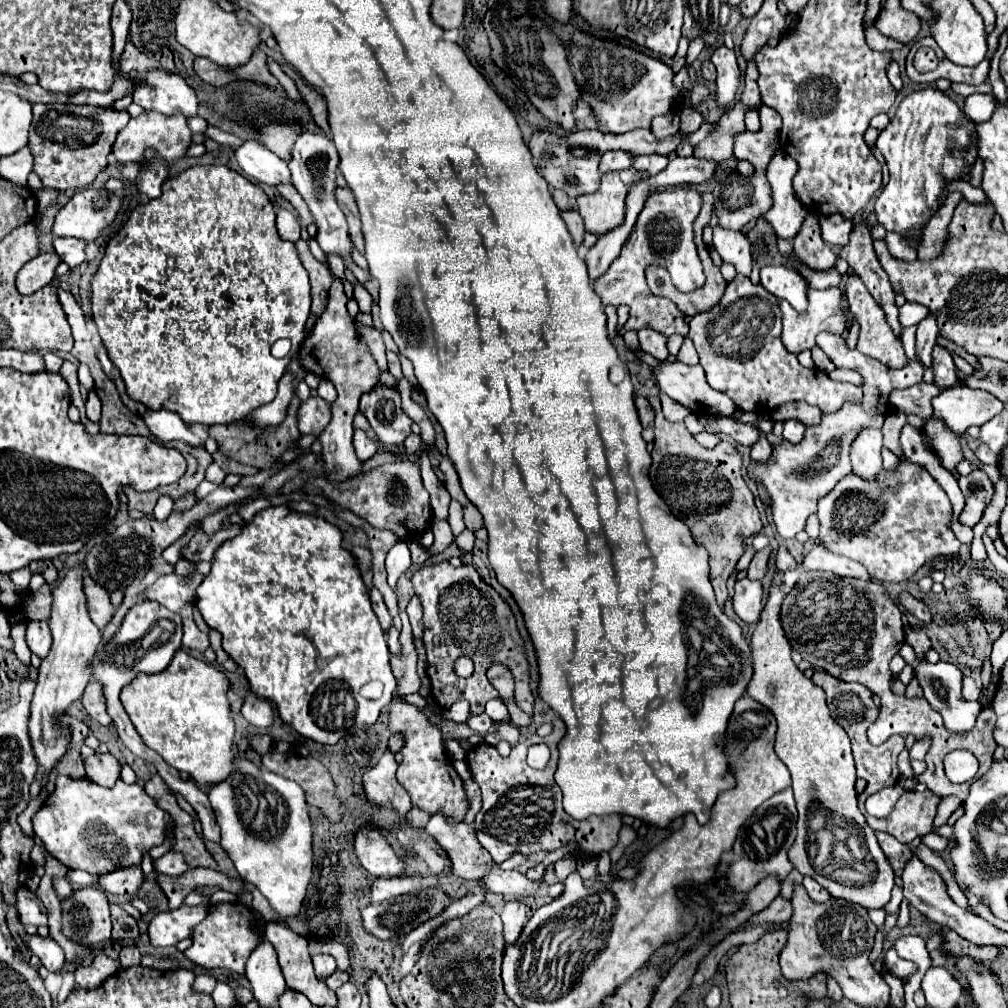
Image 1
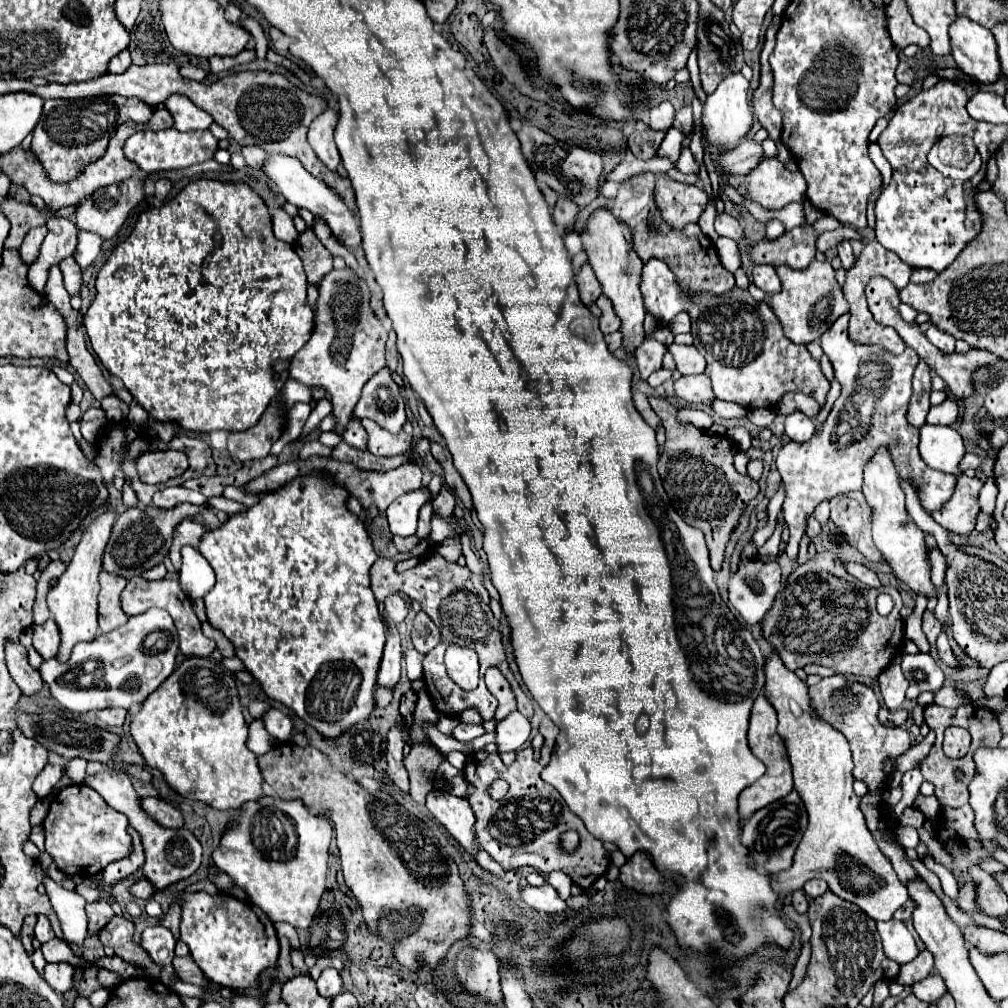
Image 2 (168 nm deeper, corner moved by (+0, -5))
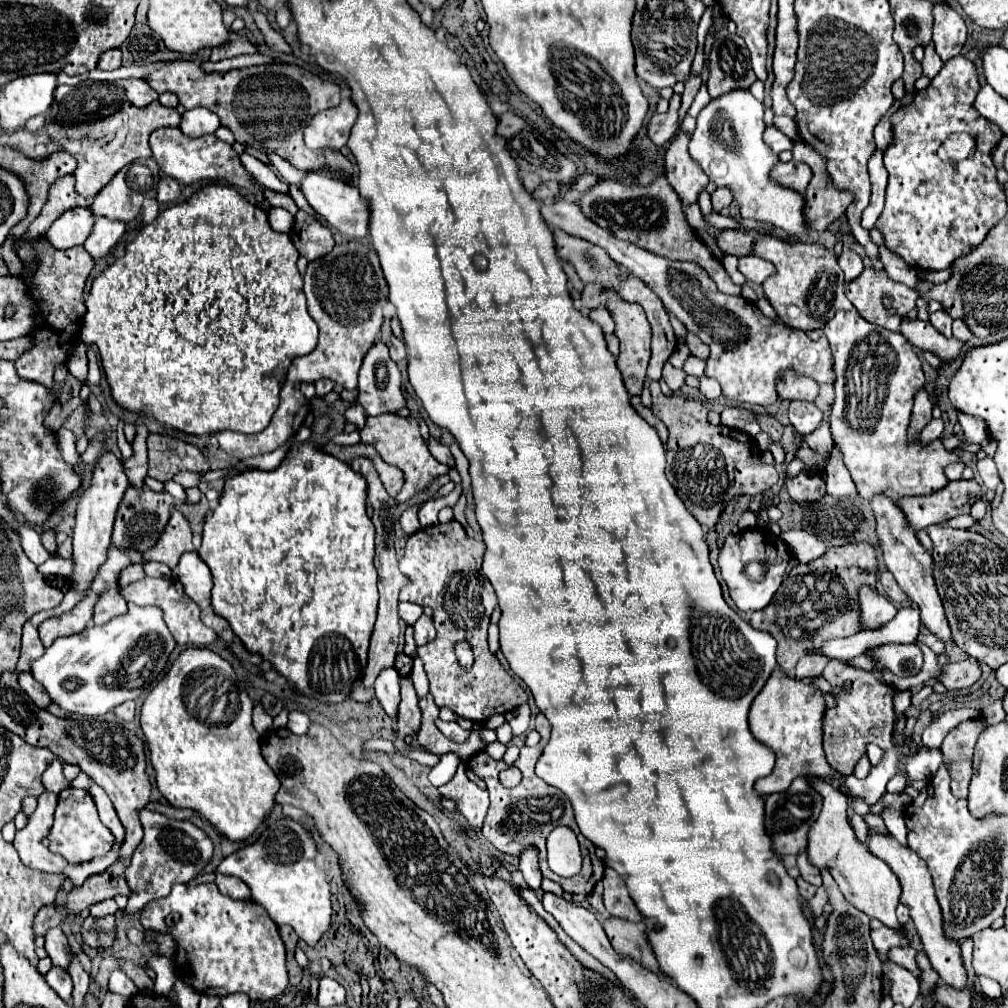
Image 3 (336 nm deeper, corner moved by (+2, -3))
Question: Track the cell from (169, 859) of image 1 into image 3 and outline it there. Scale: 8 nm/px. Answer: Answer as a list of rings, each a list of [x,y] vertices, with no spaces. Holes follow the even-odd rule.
[[[141,809],[139,815],[145,835],[141,845],[135,849],[135,855],[131,857],[131,863],[125,871],[125,879],[131,889],[124,909],[127,915],[143,909],[153,899],[167,897],[169,889],[175,883],[189,883],[195,875],[203,871],[203,867],[213,857],[213,843],[197,825],[189,821],[169,819],[161,813],[153,813],[147,809]]]

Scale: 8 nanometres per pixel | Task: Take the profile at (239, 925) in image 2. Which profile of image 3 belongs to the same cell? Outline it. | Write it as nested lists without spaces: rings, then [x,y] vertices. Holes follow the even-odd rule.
[[[203,883],[195,887],[175,885],[167,897],[151,901],[147,909],[141,911],[139,921],[145,929],[155,933],[167,933],[175,939],[175,973],[197,993],[217,997],[245,993],[249,999],[273,999],[281,995],[289,983],[285,967],[285,945],[279,937],[277,925],[269,919],[267,911],[263,911],[263,907],[259,907],[259,903],[255,901],[235,901],[219,893],[215,883]],[[173,911],[177,911],[181,919],[175,927],[167,927],[165,917]]]

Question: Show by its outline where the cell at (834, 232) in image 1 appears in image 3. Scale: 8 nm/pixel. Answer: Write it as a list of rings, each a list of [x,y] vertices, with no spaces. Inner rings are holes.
[[[845,249],[845,251],[839,255],[839,265],[841,265],[843,273],[845,273],[845,281],[847,281],[847,283],[849,283],[851,279],[857,279],[857,277],[863,273],[863,269],[865,269],[861,257],[859,257],[855,251],[851,251],[851,249]]]

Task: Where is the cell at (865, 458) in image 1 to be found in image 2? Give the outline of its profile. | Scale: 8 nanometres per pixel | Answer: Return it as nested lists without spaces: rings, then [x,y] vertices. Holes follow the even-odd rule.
[[[877,449],[877,453],[869,459],[869,465],[865,465],[861,491],[873,509],[873,541],[883,553],[885,561],[893,567],[897,579],[901,579],[915,593],[935,597],[937,589],[929,579],[931,571],[927,565],[927,547],[923,541],[923,533],[921,529],[917,529],[917,525],[913,525],[913,521],[909,521],[909,513],[905,509],[905,495],[897,479],[897,469],[885,449]]]

